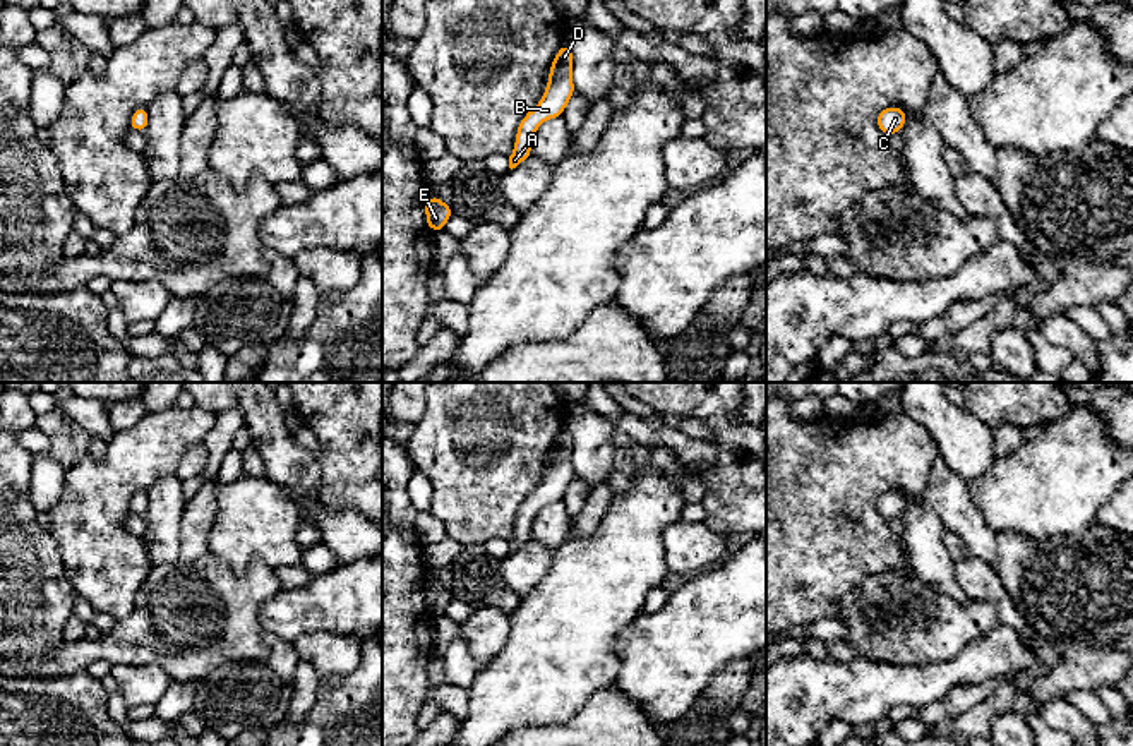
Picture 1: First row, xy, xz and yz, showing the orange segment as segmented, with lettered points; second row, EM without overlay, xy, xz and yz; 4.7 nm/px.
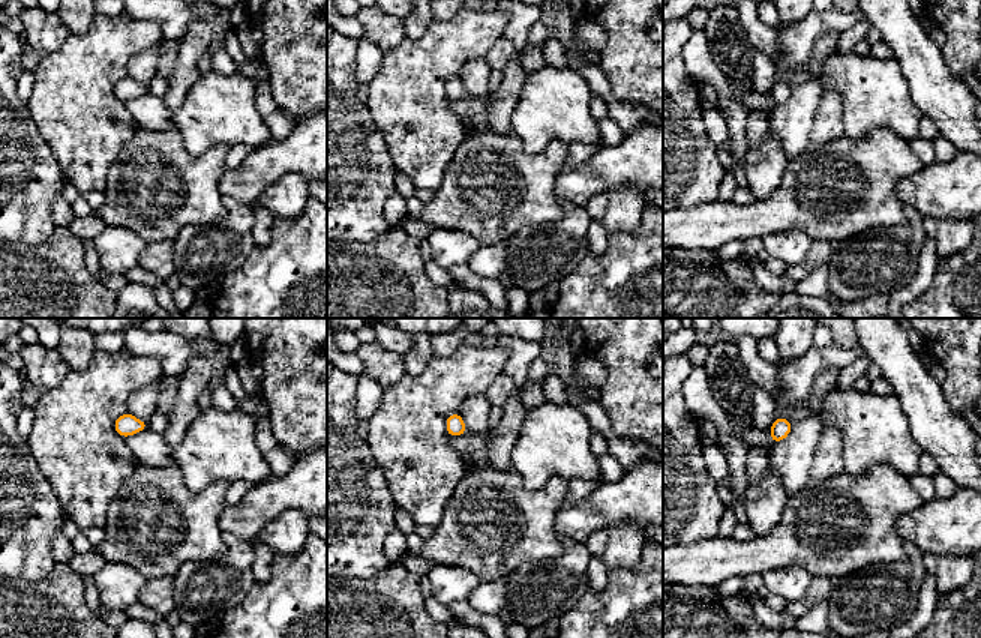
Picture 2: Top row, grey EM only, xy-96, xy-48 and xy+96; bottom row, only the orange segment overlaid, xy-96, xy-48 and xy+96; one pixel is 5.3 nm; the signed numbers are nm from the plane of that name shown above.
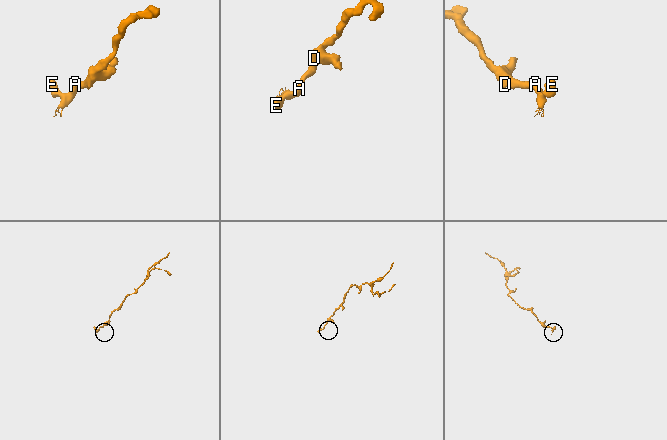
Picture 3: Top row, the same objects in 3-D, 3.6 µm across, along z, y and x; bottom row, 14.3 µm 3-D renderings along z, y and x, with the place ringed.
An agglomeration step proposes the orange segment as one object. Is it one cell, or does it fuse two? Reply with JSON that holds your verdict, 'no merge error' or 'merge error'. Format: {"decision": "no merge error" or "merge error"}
{"decision": "no merge error"}

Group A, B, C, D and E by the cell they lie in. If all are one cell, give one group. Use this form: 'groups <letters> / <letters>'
groups A B C D E

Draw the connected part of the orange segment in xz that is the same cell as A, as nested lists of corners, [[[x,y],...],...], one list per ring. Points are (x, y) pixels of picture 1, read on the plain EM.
[[[562,429],[550,449],[549,466],[538,489],[530,494],[516,514],[514,535],[509,540],[509,552],[516,552],[531,540],[531,523],[538,511],[555,501],[562,501],[571,480],[574,478],[572,466],[572,436]]]

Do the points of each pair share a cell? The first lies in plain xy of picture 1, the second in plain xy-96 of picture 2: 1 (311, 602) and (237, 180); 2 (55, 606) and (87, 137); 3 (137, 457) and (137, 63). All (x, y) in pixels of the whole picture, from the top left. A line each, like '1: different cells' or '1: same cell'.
1: same cell
2: different cells
3: different cells

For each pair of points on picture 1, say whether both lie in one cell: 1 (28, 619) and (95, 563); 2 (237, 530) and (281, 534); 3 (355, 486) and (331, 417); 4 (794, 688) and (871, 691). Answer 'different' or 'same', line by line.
1: different
2: same
3: same
4: same

